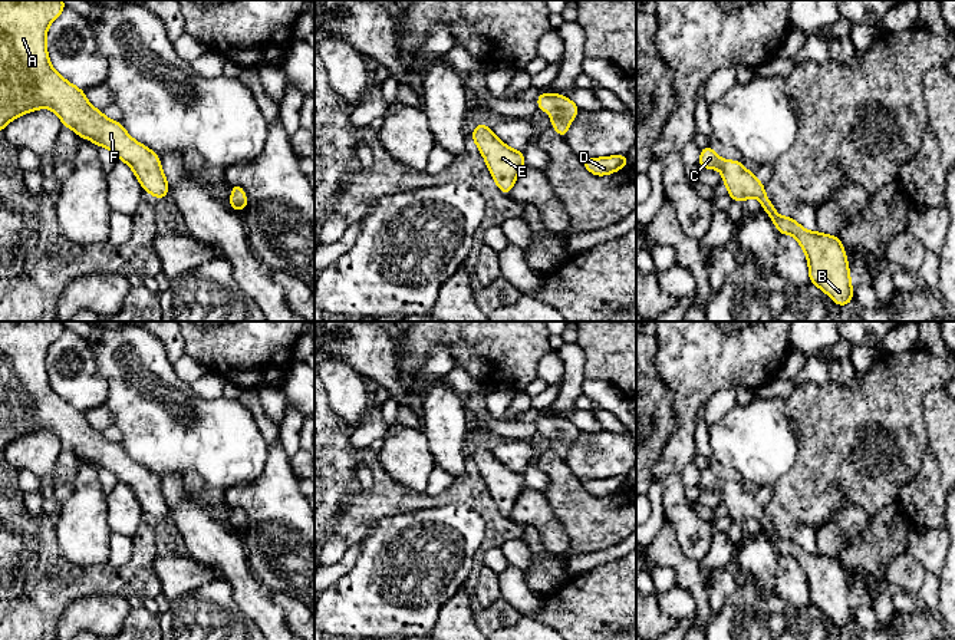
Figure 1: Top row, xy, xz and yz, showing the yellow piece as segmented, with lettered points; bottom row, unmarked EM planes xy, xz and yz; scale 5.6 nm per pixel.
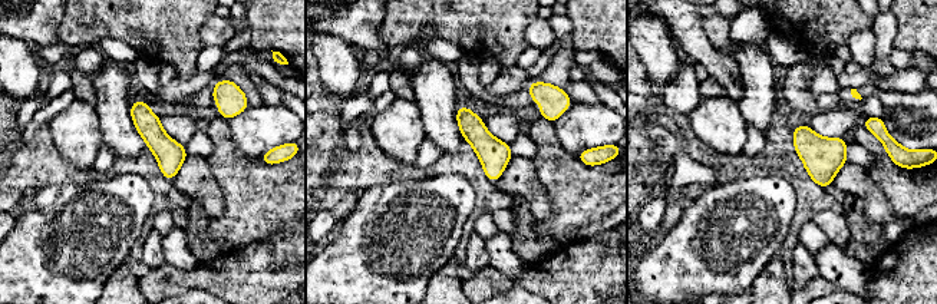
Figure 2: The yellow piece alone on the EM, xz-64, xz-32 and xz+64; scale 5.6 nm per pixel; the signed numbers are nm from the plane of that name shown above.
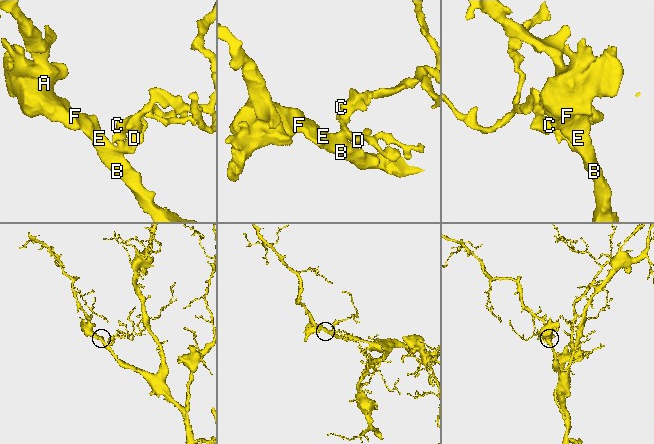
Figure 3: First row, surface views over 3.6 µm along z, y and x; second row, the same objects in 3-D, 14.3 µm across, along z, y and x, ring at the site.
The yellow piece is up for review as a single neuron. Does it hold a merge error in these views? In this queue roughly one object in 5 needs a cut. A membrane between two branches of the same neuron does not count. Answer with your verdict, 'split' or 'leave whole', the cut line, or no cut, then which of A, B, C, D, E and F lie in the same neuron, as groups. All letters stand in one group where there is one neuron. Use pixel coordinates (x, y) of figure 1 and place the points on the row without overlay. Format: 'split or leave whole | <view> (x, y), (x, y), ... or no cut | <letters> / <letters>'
leave whole | no cut | A B C D E F

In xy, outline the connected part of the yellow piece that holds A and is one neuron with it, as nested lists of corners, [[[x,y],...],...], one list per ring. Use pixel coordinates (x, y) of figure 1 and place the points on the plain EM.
[[[0,321],[0,452],[24,435],[49,429],[60,439],[63,448],[98,468],[111,471],[119,482],[126,484],[145,514],[165,521],[169,507],[159,478],[132,461],[121,443],[108,441],[102,432],[93,429],[85,412],[62,399],[49,385],[46,354],[65,330],[62,321]]]

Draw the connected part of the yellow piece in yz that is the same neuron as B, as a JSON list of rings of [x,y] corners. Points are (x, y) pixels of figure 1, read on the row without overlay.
[[[709,466],[701,469],[698,486],[702,491],[717,489],[721,492],[722,504],[732,522],[742,525],[750,518],[758,519],[763,532],[773,541],[778,555],[790,555],[800,564],[807,577],[810,604],[829,616],[840,629],[853,623],[846,571],[839,557],[806,552],[794,540],[780,538],[765,517],[764,505],[755,499],[755,495],[747,492],[740,482],[722,481]]]

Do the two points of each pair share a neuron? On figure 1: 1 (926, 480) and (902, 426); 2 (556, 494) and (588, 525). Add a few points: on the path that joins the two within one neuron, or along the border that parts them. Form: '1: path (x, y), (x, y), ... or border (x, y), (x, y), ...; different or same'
1: border (928, 434), (928, 449), (922, 464), (899, 492); different
2: path (563, 501), (580, 518); same

